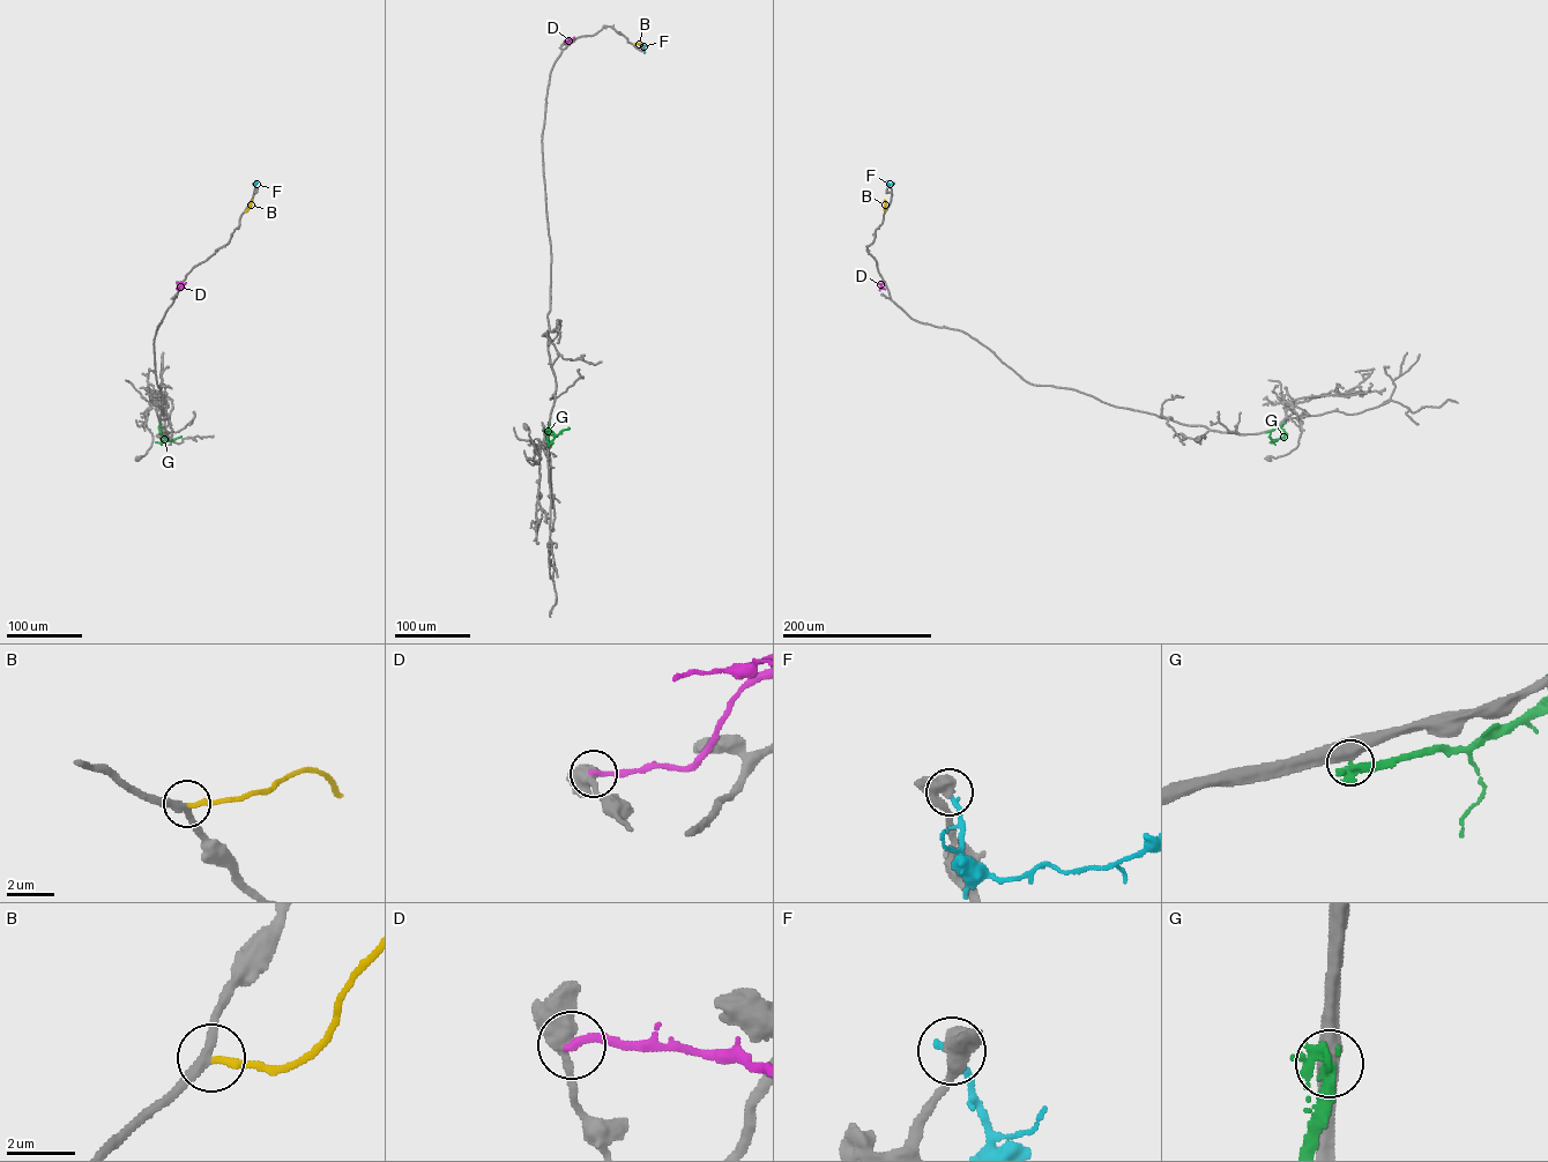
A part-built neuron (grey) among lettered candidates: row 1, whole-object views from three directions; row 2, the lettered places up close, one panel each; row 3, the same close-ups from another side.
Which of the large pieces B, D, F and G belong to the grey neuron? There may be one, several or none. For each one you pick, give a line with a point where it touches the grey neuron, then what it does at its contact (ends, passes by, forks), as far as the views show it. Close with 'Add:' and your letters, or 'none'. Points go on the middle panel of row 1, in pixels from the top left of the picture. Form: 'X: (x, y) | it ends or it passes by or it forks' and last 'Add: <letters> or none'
B: (633, 44) | it ends
Add: B

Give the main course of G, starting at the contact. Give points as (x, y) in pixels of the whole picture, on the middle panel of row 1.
G: (549, 425), (549, 444), (553, 436), (570, 427)

